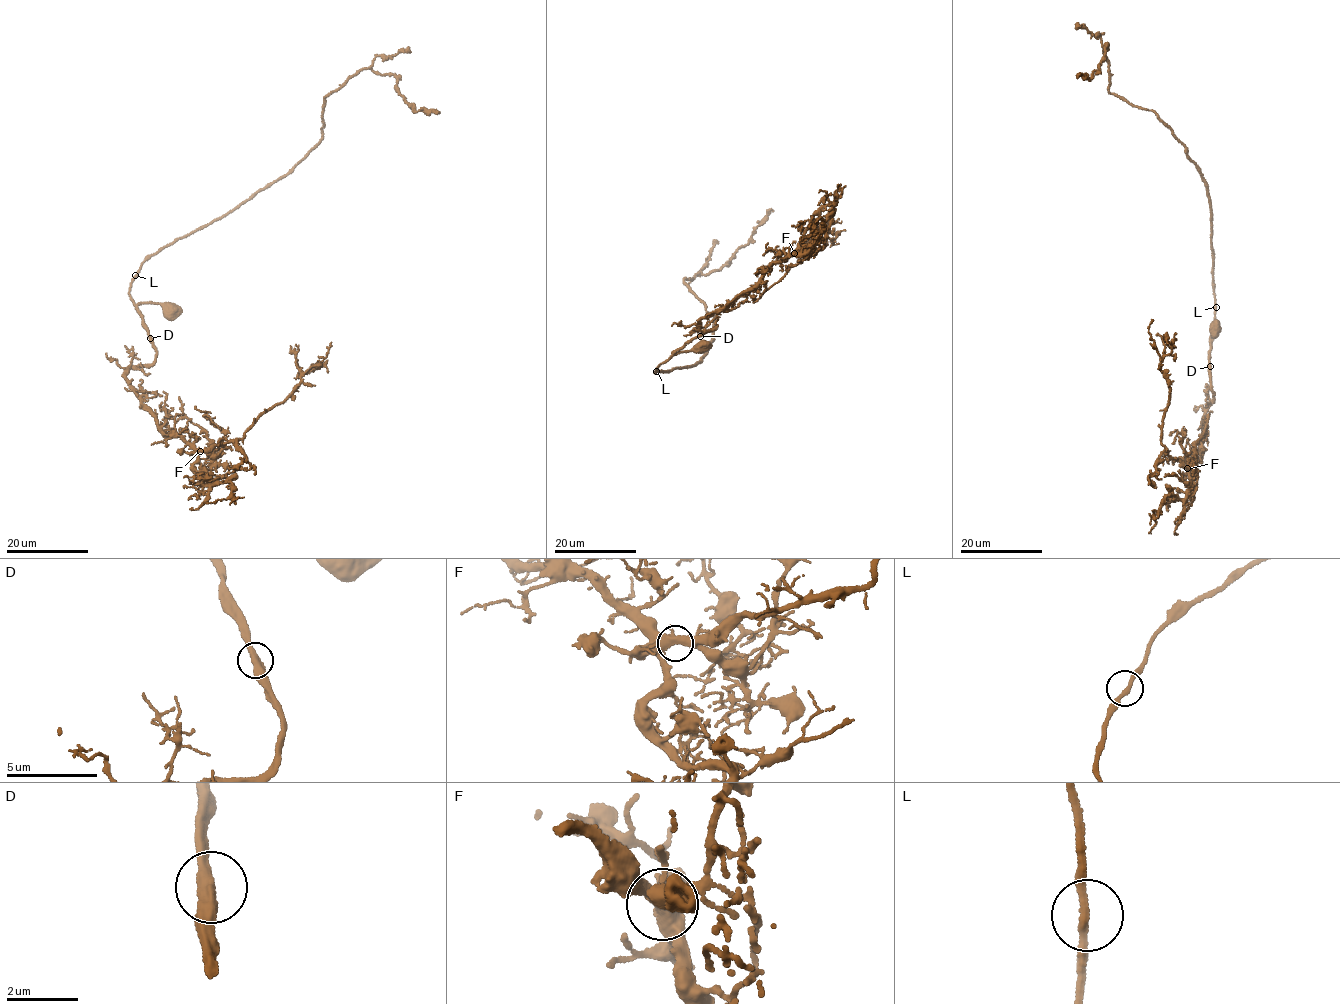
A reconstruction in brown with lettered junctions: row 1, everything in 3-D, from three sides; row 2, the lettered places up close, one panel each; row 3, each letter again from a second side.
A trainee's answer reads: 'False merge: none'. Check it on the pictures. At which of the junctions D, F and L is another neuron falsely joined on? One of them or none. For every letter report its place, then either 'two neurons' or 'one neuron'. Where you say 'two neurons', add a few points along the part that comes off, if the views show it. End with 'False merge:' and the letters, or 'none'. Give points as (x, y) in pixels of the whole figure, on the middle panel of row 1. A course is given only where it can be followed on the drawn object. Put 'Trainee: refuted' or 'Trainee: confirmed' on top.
Trainee: confirmed
D: (700, 336) | one neuron
F: (794, 253) | one neuron
L: (656, 371) | one neuron
False merge: none

